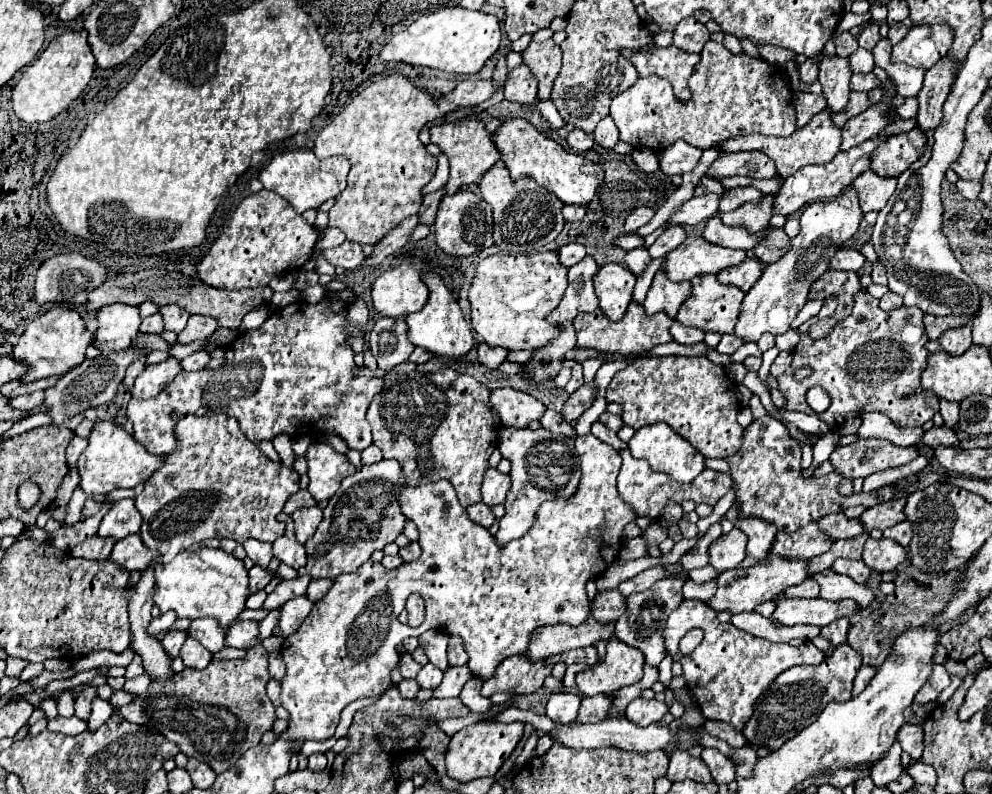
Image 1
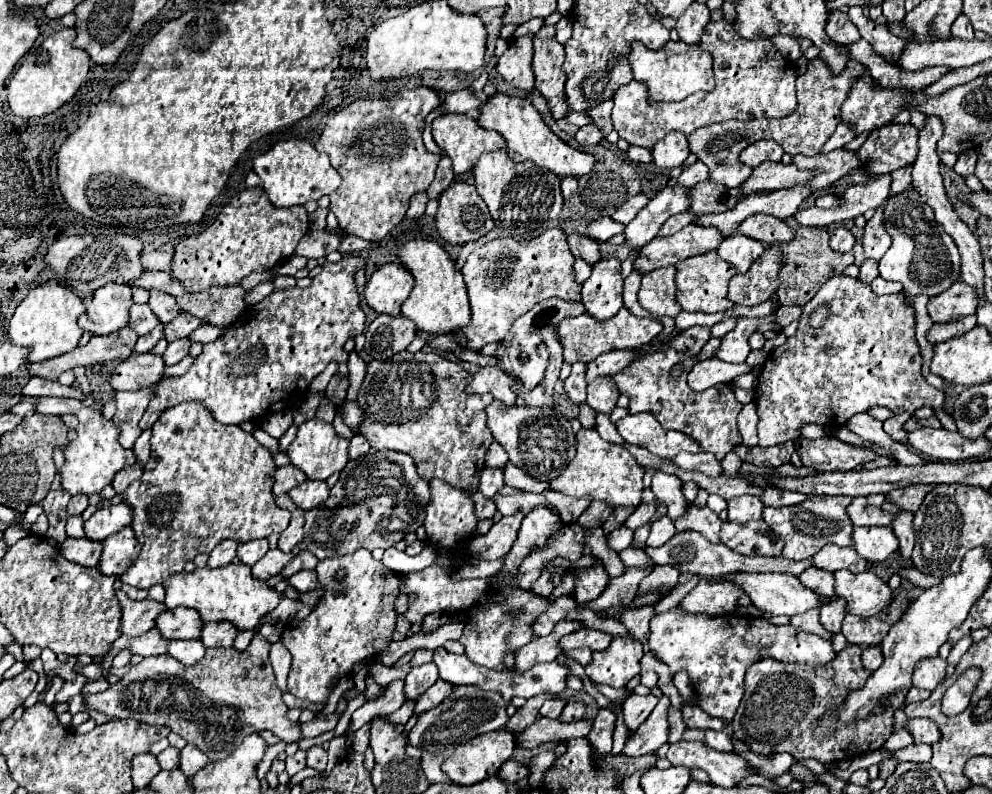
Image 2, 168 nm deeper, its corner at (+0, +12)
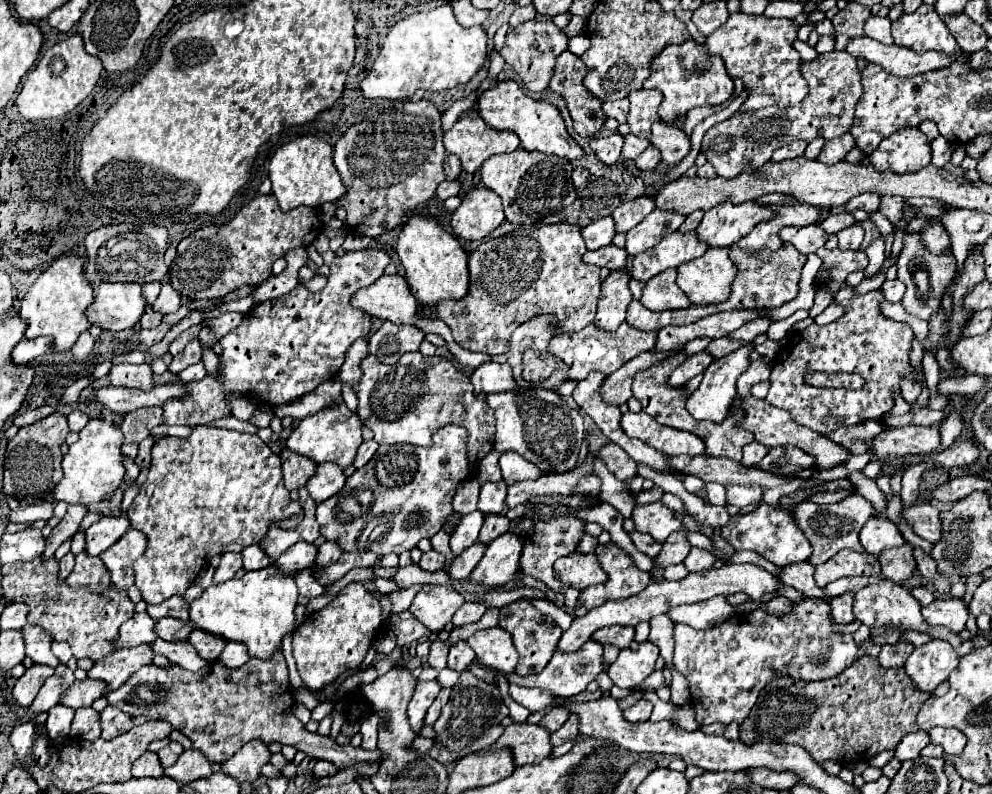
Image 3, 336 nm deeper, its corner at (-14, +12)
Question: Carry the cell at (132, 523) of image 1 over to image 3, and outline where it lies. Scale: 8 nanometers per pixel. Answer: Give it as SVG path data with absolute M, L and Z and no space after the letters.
M125 515L119 517L103 517L101 521L97 521L95 525L91 525L85 531L85 539L87 539L87 553L89 555L99 555L105 549L109 549L109 545L113 545L115 541L119 541L119 537L131 527L129 519Z

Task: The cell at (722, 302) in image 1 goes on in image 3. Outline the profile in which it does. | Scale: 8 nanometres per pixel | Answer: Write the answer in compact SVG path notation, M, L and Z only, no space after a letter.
M729 247L707 249L705 255L677 267L677 285L693 305L711 305L729 299L731 281L737 273L729 251Z

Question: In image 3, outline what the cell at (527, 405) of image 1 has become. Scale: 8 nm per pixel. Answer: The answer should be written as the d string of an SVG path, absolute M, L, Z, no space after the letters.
M483 363L471 373L475 393L507 393L515 389L511 367L505 363Z

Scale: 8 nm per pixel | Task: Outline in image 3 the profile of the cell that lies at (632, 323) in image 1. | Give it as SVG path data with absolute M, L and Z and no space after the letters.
M589 323L581 331L555 335L551 339L549 349L551 349L553 355L557 355L559 359L563 359L571 367L571 373L569 373L567 379L581 381L581 379L585 379L589 375L589 371L601 371L605 375L613 373L615 369L619 369L629 359L637 357L643 351L653 349L655 337L657 337L655 331L641 331L641 329L631 327L629 323L621 323L617 331L605 331L605 329L599 329L597 325Z

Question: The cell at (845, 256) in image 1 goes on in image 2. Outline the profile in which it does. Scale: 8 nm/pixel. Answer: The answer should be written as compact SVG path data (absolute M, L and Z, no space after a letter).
M837 227L829 233L829 247L833 251L839 251L839 253L847 253L853 249L853 243L855 243L855 237L851 235L849 229L845 227Z

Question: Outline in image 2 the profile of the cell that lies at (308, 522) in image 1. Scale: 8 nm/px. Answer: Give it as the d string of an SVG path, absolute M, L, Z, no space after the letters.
M307 479L301 485L293 487L289 491L289 495L297 507L301 507L303 511L309 511L309 509L321 505L329 497L329 485L325 481L309 481Z

